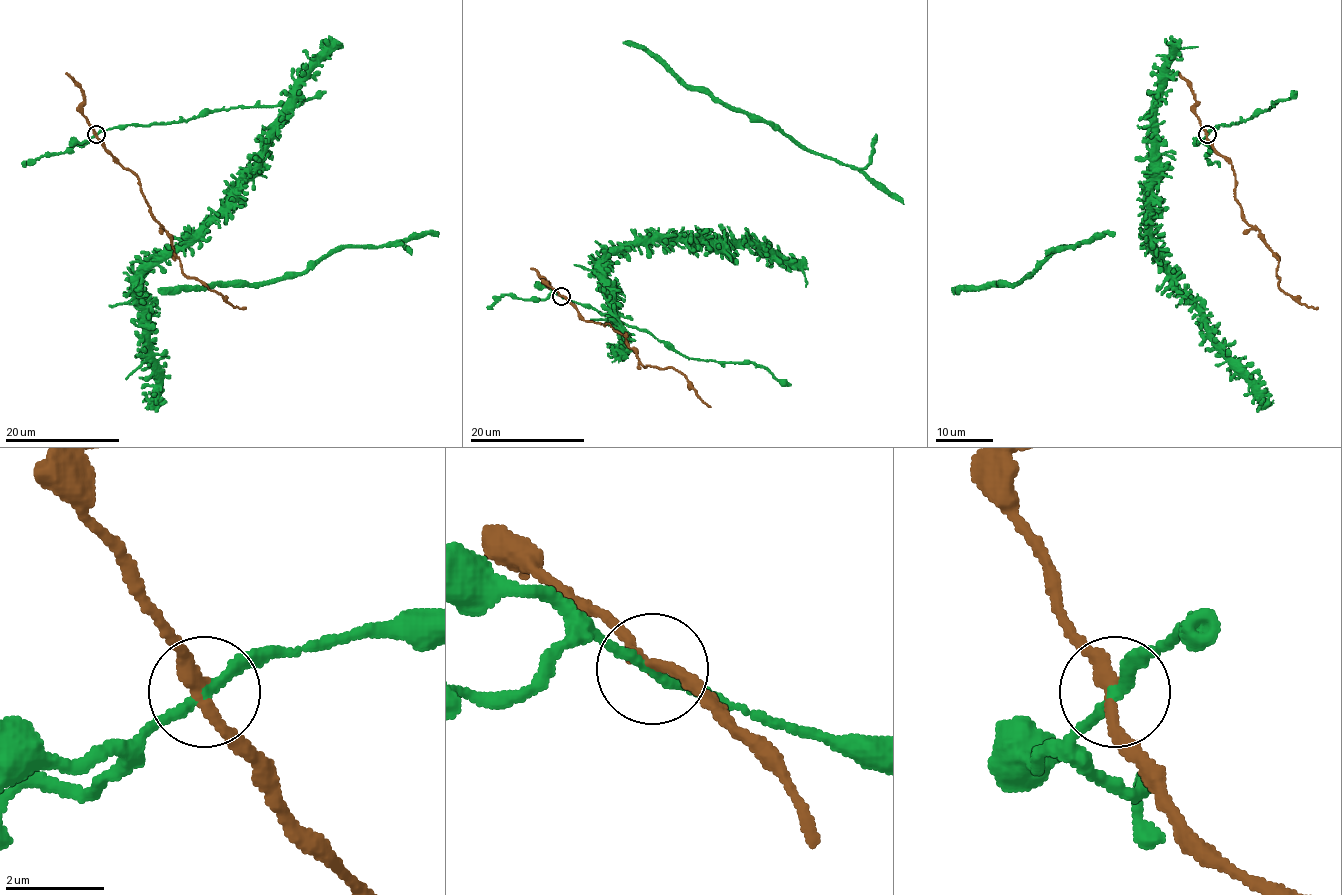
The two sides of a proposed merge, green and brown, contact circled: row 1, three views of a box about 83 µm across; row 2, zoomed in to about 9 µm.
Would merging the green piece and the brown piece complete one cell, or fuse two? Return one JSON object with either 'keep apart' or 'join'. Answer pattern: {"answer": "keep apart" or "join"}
{"answer": "keep apart"}

